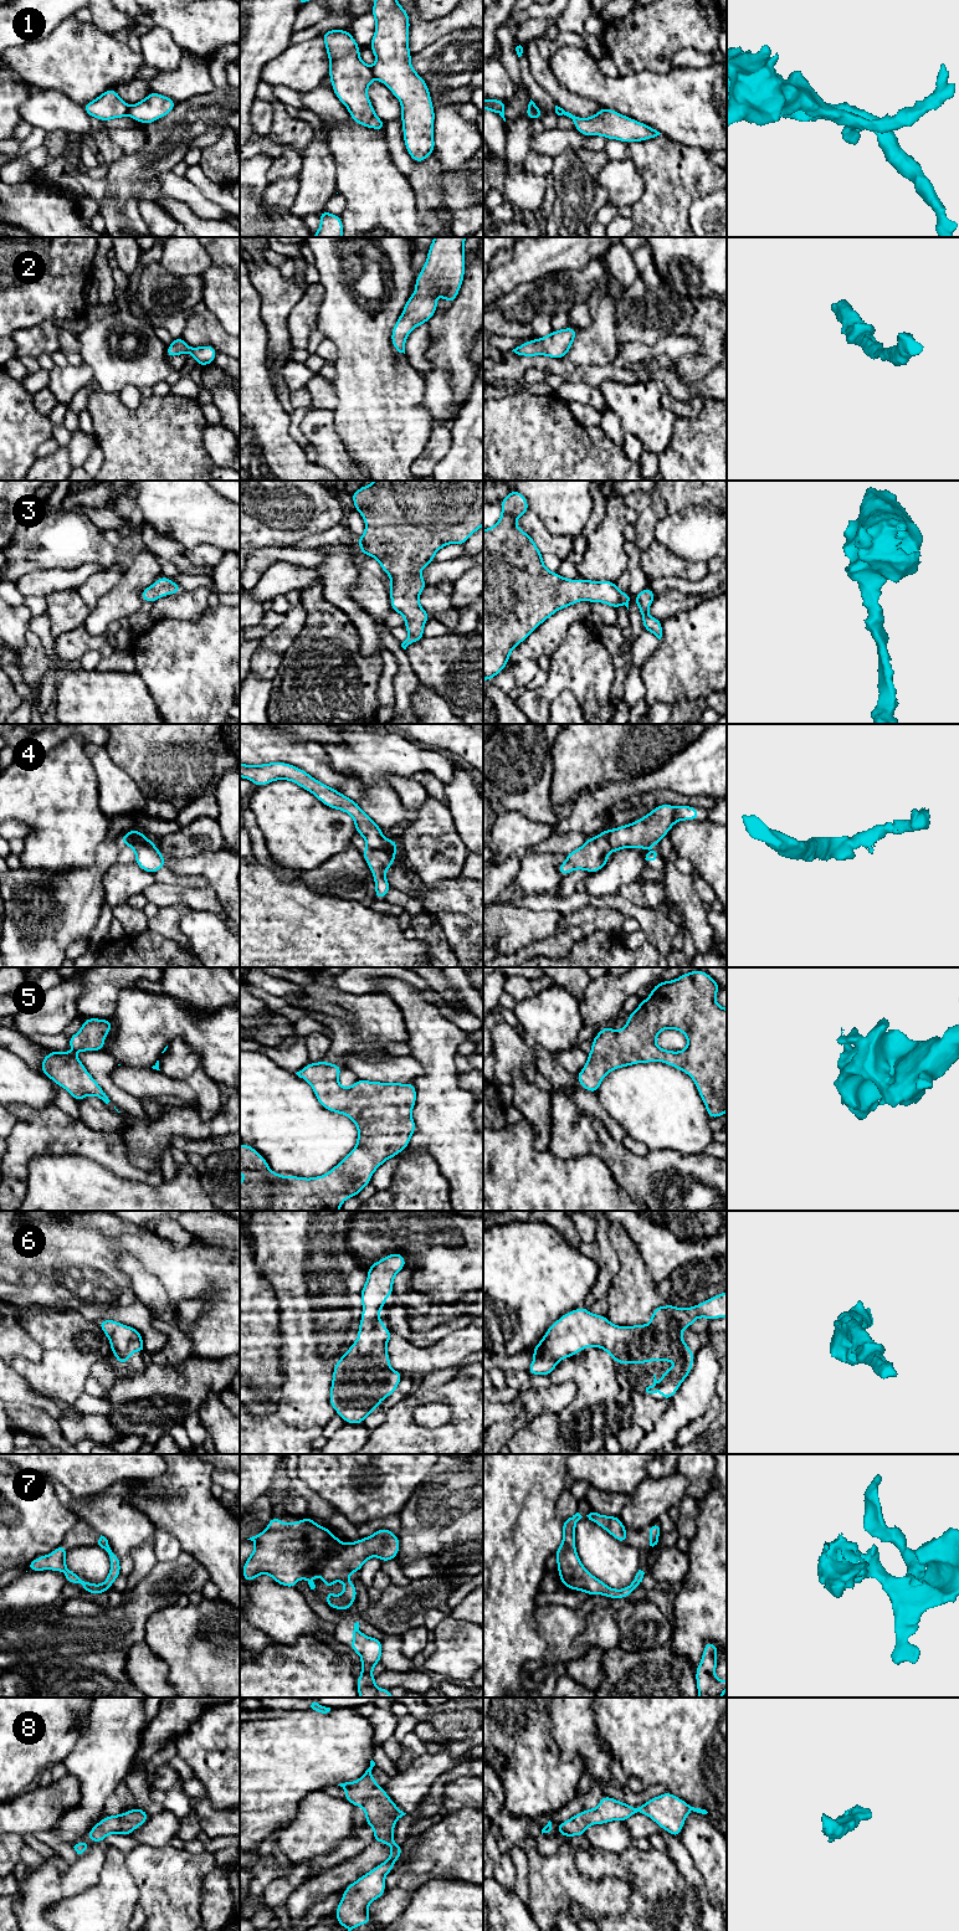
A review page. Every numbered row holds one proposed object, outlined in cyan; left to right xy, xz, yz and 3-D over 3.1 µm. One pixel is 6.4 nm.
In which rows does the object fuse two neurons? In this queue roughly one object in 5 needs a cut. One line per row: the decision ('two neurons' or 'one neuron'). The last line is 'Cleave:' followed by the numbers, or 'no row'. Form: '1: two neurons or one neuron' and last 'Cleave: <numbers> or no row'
1: two neurons
2: one neuron
3: one neuron
4: two neurons
5: one neuron
6: one neuron
7: one neuron
8: one neuron
Cleave: 1, 4

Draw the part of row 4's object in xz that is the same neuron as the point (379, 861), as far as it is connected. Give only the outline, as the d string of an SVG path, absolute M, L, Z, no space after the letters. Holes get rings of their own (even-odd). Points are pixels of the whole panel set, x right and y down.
M366 848L361 851L361 854L375 880L375 898L384 900L386 893L391 889L384 872L394 864L395 853Z

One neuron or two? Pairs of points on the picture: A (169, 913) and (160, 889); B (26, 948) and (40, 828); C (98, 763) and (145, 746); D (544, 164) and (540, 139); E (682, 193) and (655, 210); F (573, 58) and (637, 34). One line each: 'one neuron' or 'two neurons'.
A: two neurons
B: two neurons
C: two neurons
D: two neurons
E: one neuron
F: two neurons

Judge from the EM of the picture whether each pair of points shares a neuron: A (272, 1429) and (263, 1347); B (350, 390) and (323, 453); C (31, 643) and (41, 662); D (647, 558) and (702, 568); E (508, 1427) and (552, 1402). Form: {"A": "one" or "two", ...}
{"A": "two", "B": "two", "C": "one", "D": "one", "E": "one"}

